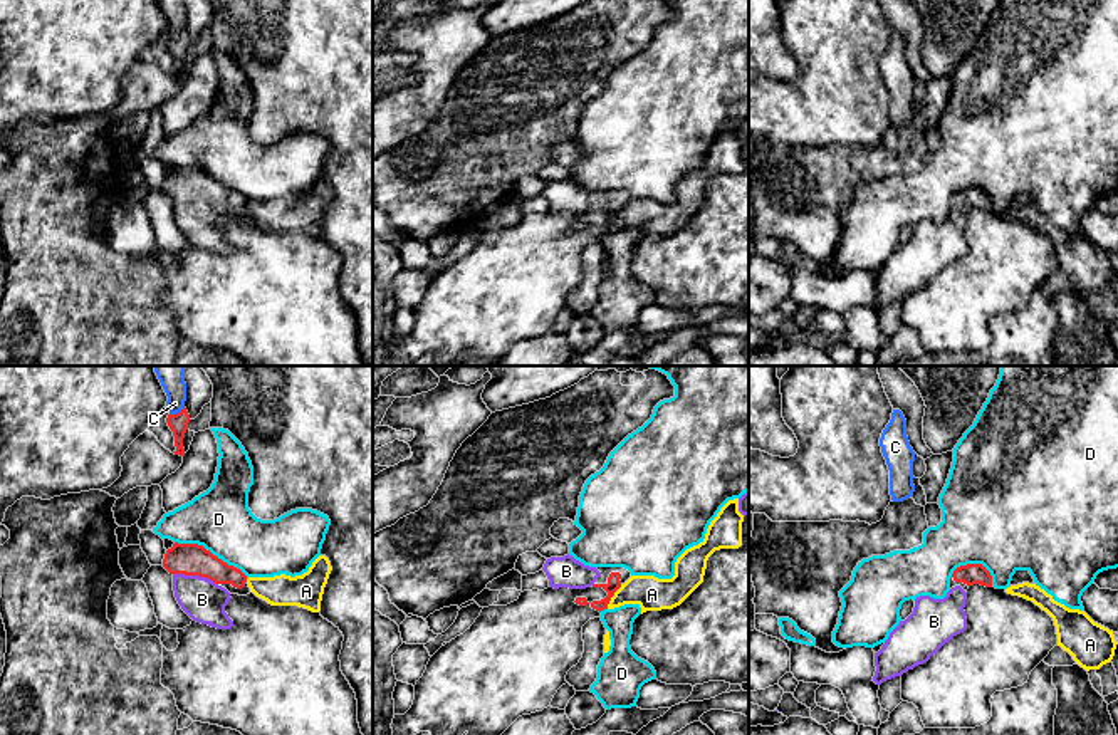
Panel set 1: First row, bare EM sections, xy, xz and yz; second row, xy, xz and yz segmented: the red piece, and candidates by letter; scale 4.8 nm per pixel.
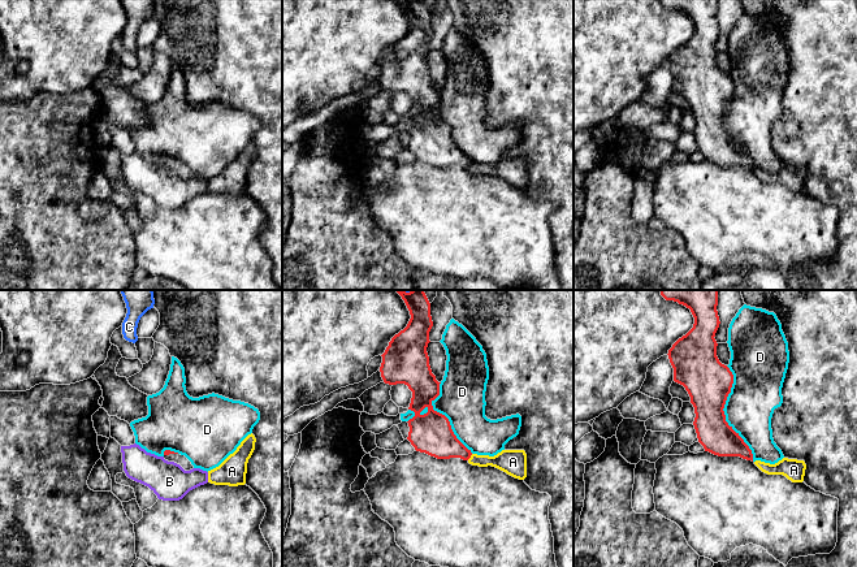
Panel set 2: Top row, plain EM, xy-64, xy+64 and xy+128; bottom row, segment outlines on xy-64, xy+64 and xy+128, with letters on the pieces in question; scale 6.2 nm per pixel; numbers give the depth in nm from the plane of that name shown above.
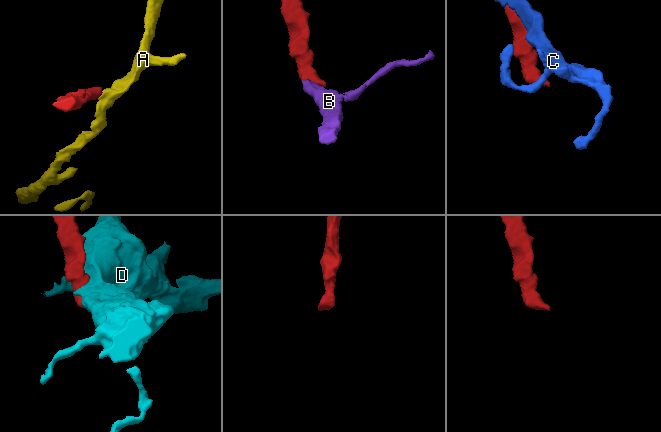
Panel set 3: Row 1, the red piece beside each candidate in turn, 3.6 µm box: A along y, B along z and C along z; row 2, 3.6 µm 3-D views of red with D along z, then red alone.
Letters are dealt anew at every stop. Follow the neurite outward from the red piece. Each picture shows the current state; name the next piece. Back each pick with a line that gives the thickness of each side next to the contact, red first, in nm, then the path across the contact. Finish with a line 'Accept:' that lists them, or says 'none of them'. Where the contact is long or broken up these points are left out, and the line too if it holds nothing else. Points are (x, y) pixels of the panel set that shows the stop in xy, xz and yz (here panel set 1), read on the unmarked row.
B: Thickness 160 nm (red) against 200 nm. Path across: xy (190, 183), (195, 198), (195, 212), (202, 224)
Accept: B

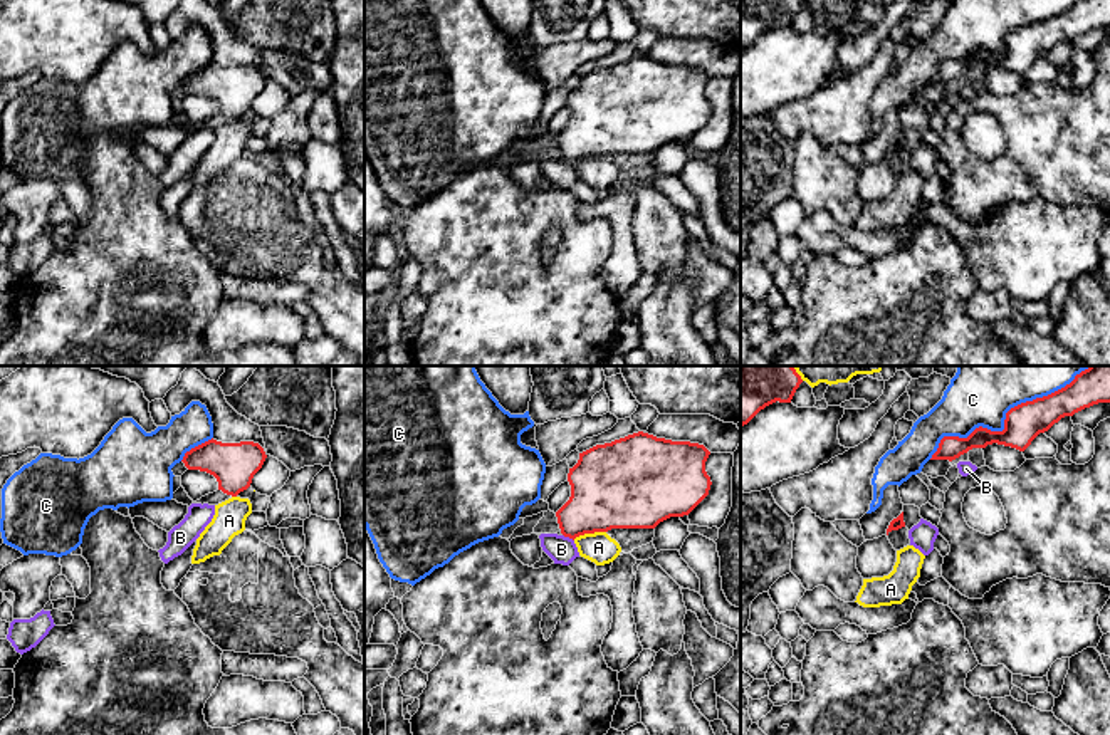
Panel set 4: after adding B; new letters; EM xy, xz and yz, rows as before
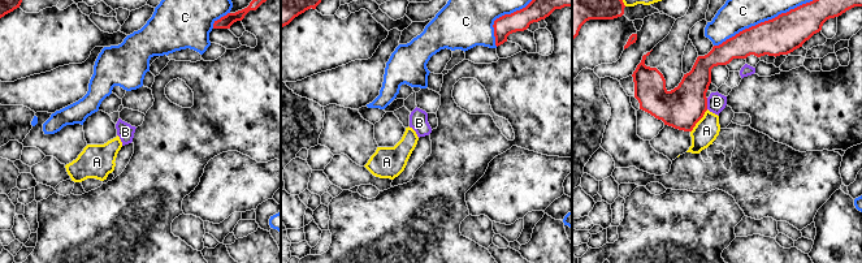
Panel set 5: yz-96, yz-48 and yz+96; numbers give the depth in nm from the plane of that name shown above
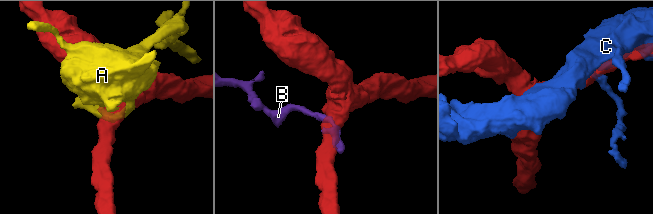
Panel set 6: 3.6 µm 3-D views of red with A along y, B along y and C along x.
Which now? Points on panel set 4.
Accept: none of them

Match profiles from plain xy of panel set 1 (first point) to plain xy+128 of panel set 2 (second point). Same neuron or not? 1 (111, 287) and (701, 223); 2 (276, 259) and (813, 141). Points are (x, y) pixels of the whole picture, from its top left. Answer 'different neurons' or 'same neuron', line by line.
1: different neurons
2: different neurons

